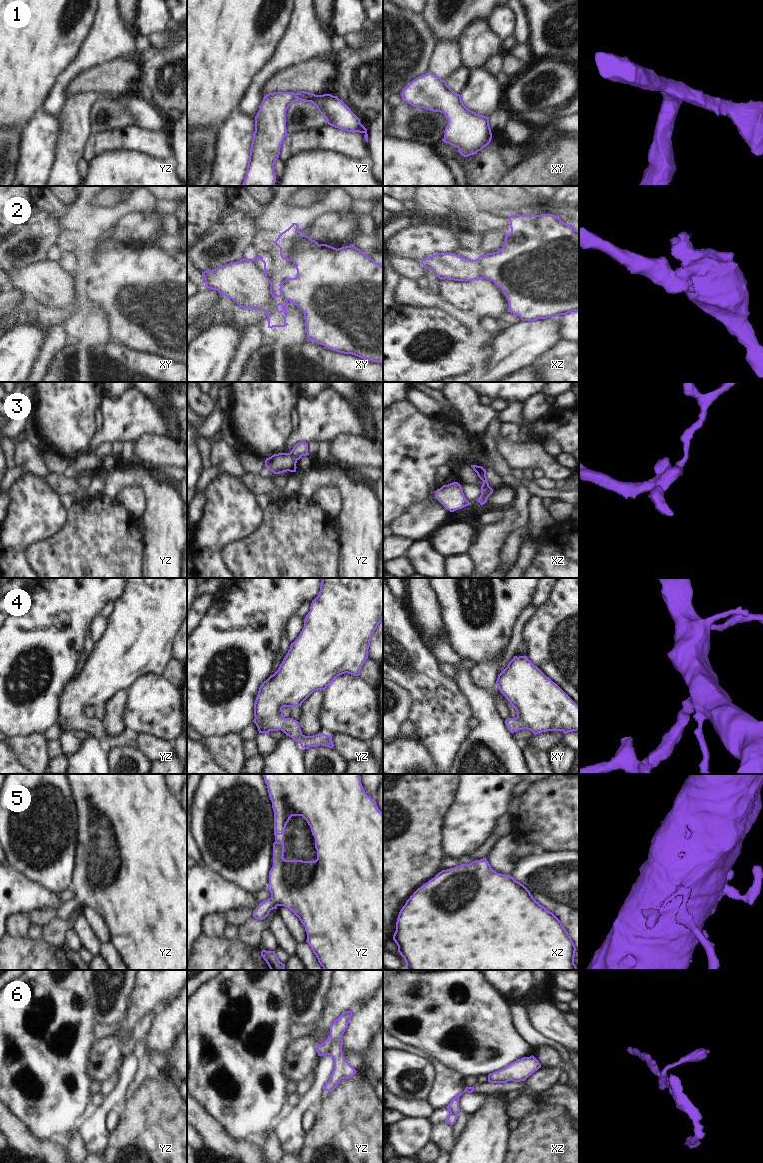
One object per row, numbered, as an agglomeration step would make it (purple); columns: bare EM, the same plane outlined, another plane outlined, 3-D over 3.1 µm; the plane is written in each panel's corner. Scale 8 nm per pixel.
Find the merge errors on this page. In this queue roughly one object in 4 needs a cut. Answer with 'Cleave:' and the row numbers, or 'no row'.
Cleave: 2, 6

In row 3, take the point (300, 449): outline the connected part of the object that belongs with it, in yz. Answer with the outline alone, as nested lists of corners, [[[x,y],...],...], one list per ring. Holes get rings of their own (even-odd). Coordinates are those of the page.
[[[297,443],[290,453],[274,454],[265,460],[265,467],[267,467],[274,474],[283,472],[296,472],[296,463],[302,456],[307,456],[308,443]]]

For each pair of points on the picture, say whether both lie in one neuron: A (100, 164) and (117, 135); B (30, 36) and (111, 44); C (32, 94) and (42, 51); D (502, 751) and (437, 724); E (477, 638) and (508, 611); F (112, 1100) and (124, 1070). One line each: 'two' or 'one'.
A: two
B: two
C: one
D: two
E: one
F: one

